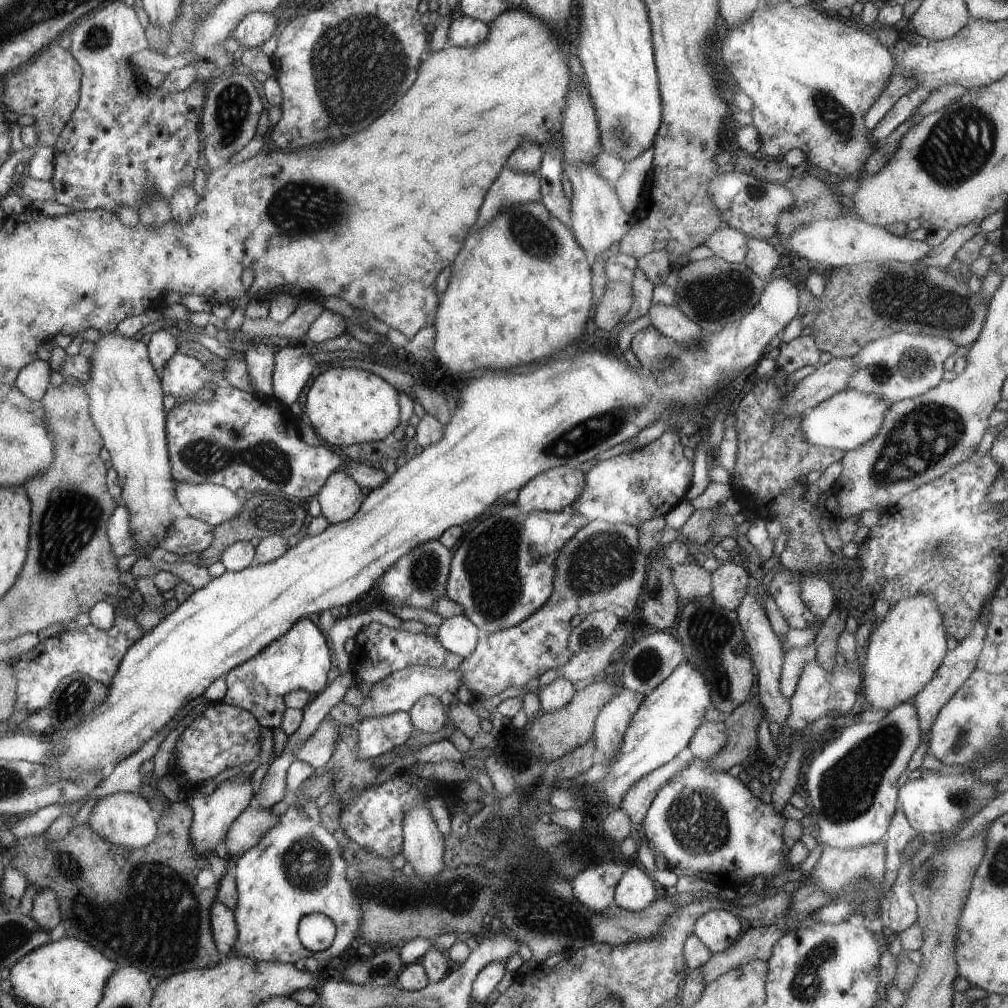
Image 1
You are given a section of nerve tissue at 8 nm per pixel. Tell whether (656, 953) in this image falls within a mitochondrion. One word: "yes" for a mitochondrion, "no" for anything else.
yes

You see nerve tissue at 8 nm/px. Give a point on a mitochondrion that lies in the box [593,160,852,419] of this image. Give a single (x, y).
(715, 297)

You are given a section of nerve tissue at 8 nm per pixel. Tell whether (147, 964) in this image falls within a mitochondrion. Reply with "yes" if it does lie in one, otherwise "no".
yes

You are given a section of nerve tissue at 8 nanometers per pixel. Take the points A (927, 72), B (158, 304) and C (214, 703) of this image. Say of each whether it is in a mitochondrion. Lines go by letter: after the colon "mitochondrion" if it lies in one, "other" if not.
A: other
B: other
C: other

